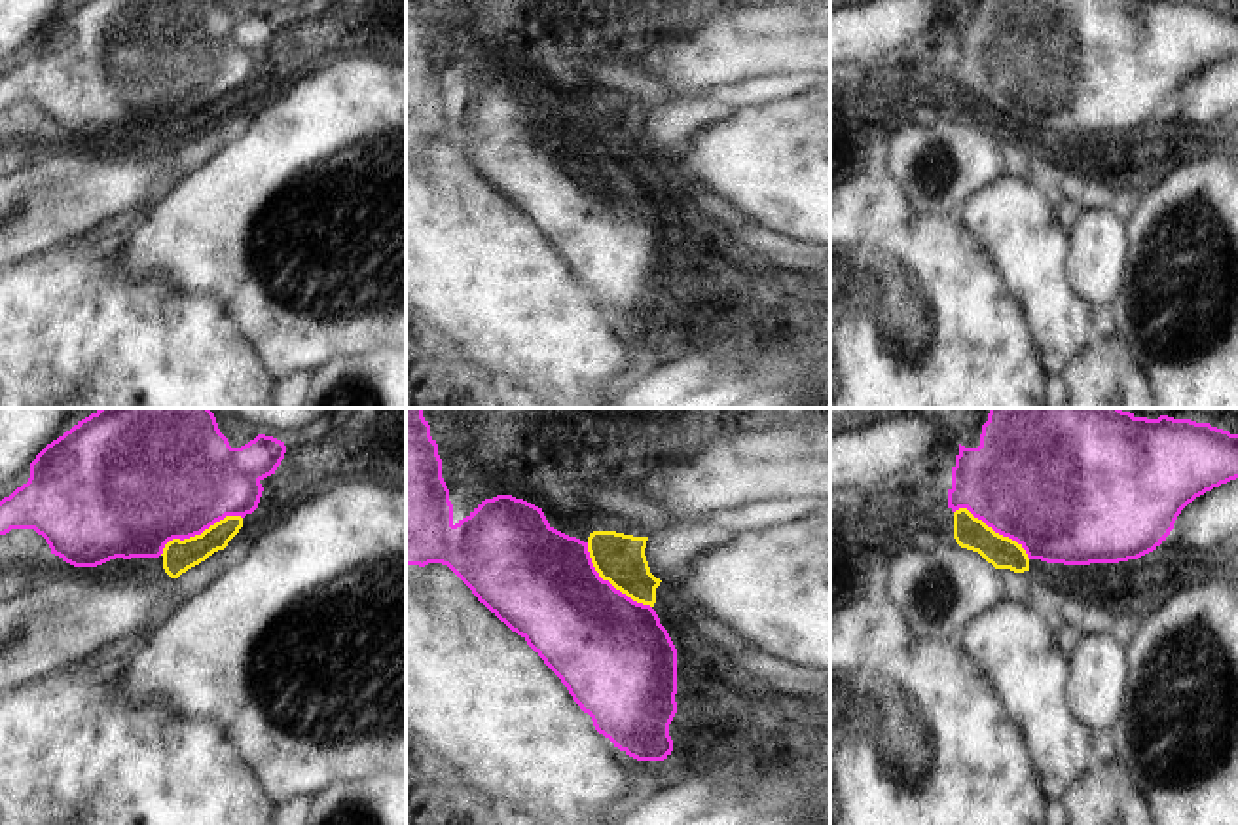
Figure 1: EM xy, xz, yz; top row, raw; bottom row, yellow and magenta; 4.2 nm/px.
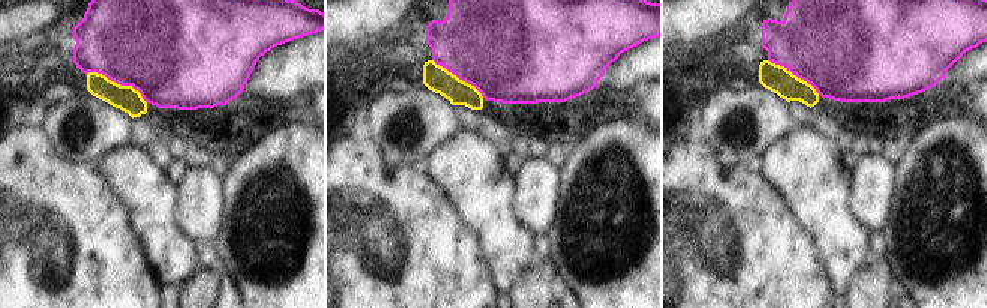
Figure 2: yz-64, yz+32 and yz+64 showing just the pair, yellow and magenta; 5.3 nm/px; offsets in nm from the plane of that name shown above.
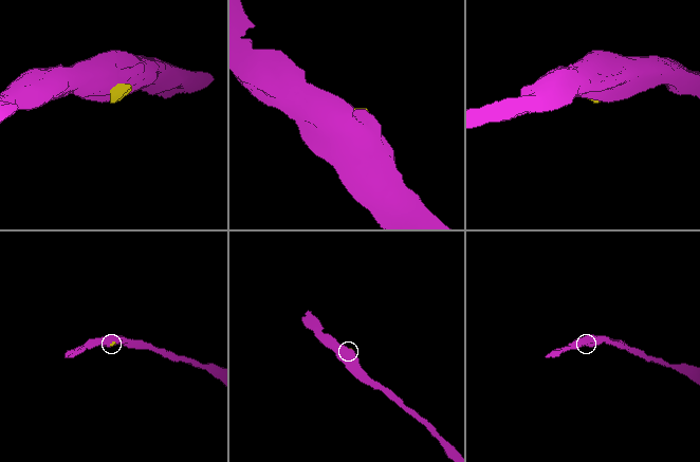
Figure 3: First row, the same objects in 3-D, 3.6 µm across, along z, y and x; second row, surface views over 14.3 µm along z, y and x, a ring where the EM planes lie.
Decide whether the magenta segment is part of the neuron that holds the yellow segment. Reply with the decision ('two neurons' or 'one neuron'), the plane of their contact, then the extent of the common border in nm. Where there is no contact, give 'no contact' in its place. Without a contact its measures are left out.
one neuron; meets yellow in xy; contact 380 nm long

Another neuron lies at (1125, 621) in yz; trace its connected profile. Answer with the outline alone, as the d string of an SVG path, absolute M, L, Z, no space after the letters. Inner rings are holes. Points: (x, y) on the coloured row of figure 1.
M1134 597L1128 603L1117 605L1105 618L1105 624L1111 635L1126 649L1153 609L1155 597Z

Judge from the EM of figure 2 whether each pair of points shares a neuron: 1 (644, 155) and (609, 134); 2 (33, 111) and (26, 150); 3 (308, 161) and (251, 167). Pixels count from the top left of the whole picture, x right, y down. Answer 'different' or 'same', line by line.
1: same
2: different
3: same

